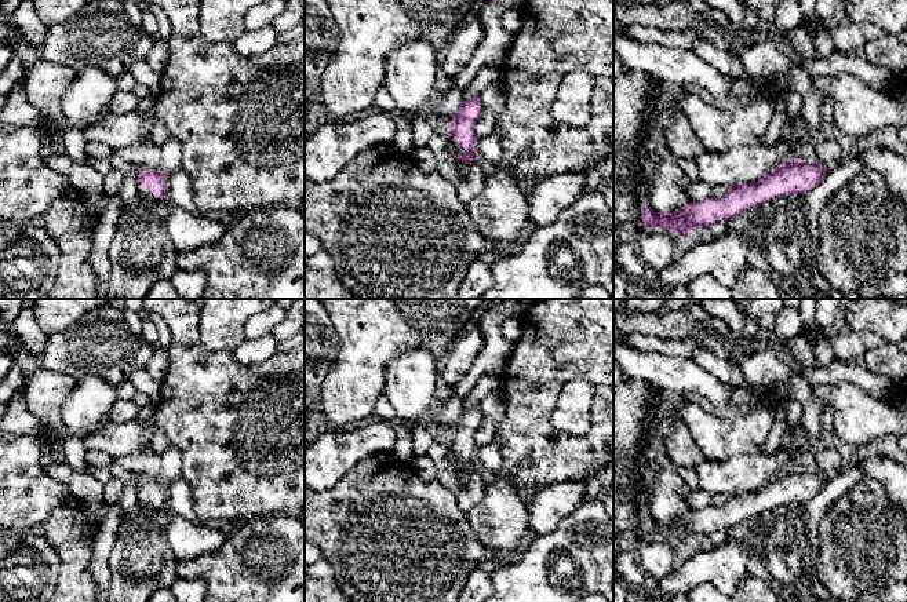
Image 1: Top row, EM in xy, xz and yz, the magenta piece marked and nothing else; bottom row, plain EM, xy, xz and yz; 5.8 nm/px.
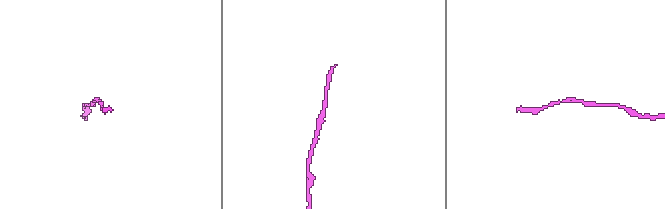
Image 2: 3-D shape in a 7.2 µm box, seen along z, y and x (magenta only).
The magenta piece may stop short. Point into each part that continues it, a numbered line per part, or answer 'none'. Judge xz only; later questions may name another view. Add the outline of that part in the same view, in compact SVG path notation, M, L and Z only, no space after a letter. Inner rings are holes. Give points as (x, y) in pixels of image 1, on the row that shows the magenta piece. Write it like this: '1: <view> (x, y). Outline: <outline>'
1: xz (452, 148). Outline: M449 136L448 142L447 142L447 150L449 154L454 154L454 156L463 156L463 154L467 154L469 150L460 147L459 145L456 145L452 139L452 136Z

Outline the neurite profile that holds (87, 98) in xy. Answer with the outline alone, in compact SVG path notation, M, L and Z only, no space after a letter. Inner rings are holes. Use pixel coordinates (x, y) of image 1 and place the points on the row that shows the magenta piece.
M98 68L79 70L61 98L68 124L77 128L90 125L108 113L117 92L117 80Z

